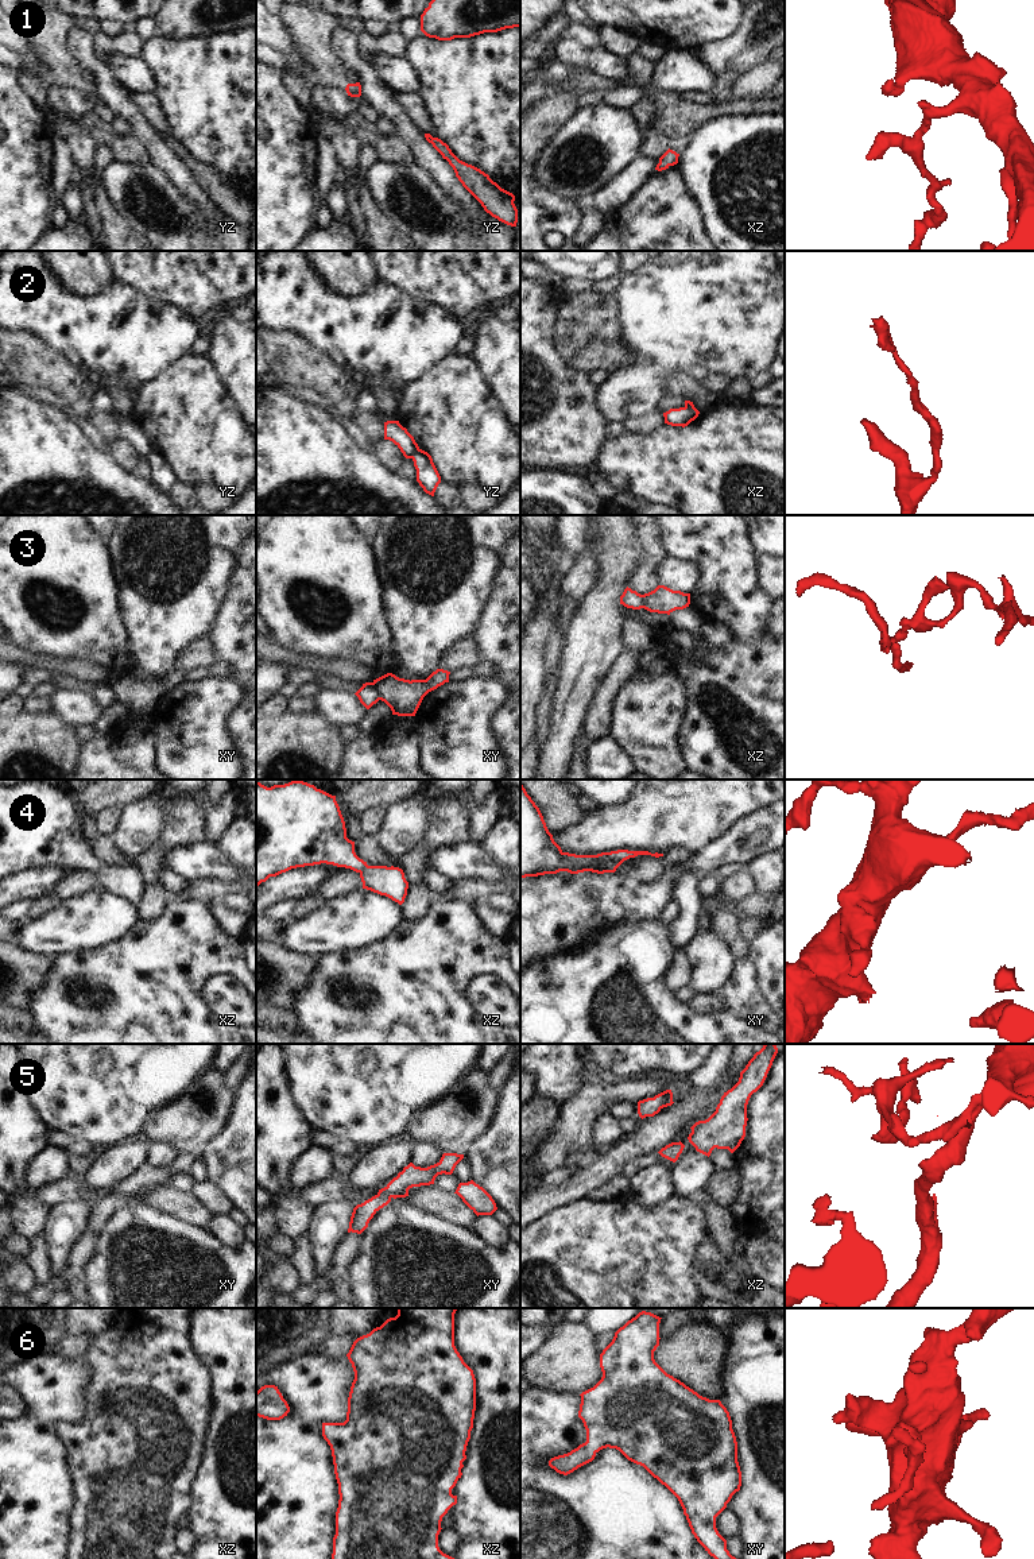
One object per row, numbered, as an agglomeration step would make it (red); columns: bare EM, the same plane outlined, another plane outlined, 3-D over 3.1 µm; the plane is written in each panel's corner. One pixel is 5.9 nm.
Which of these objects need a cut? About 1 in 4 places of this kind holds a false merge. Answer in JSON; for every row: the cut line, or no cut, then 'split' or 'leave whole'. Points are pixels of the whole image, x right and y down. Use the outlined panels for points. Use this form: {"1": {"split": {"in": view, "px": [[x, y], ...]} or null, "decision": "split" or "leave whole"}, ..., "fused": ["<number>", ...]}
{"1": {"split": null, "decision": "leave whole"}, "2": {"split": {"in": "yz", "px": [[419, 449], [411, 457]]}, "decision": "split"}, "3": {"split": {"in": "xy", "px": [[371, 683], [380, 699]]}, "decision": "split"}, "4": {"split": null, "decision": "leave whole"}, "5": {"split": null, "decision": "leave whole"}, "6": {"split": null, "decision": "leave whole"}, "fused": ["2", "3"]}

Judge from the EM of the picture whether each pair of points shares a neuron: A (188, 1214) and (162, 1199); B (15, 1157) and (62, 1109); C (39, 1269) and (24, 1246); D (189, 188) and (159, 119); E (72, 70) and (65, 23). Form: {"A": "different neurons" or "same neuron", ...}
{"A": "same neuron", "B": "different neurons", "C": "different neurons", "D": "different neurons", "E": "same neuron"}

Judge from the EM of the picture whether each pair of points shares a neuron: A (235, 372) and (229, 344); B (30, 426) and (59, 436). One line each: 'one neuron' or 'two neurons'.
A: one neuron
B: one neuron

